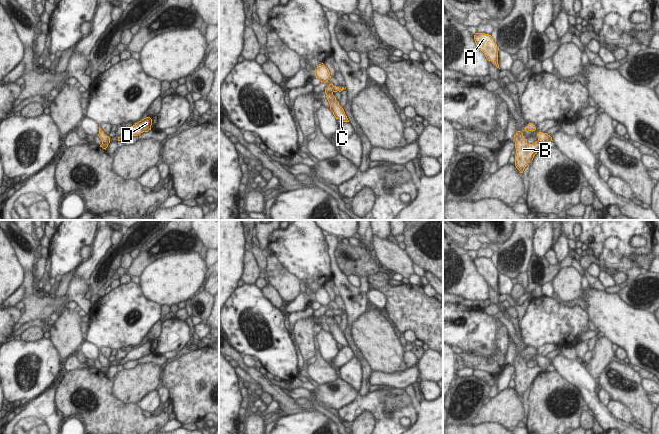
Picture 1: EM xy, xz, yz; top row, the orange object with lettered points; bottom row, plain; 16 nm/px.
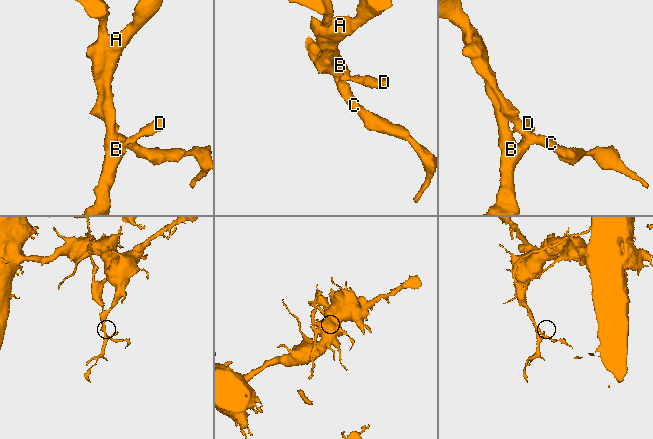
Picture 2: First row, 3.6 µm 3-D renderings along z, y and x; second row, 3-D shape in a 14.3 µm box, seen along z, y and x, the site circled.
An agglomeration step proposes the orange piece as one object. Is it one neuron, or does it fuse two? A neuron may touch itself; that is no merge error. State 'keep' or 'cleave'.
cleave

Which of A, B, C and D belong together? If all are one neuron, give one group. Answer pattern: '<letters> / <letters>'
A B D / C

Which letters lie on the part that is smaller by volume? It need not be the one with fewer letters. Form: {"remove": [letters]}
{"remove": ["C"]}

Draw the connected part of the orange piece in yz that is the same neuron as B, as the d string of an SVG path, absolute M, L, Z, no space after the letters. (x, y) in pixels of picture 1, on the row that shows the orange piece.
M521 131L516 132L513 141L515 142L516 148L515 166L520 173L523 173L525 167L533 160L534 156L542 148L542 144L539 141L529 144Z

